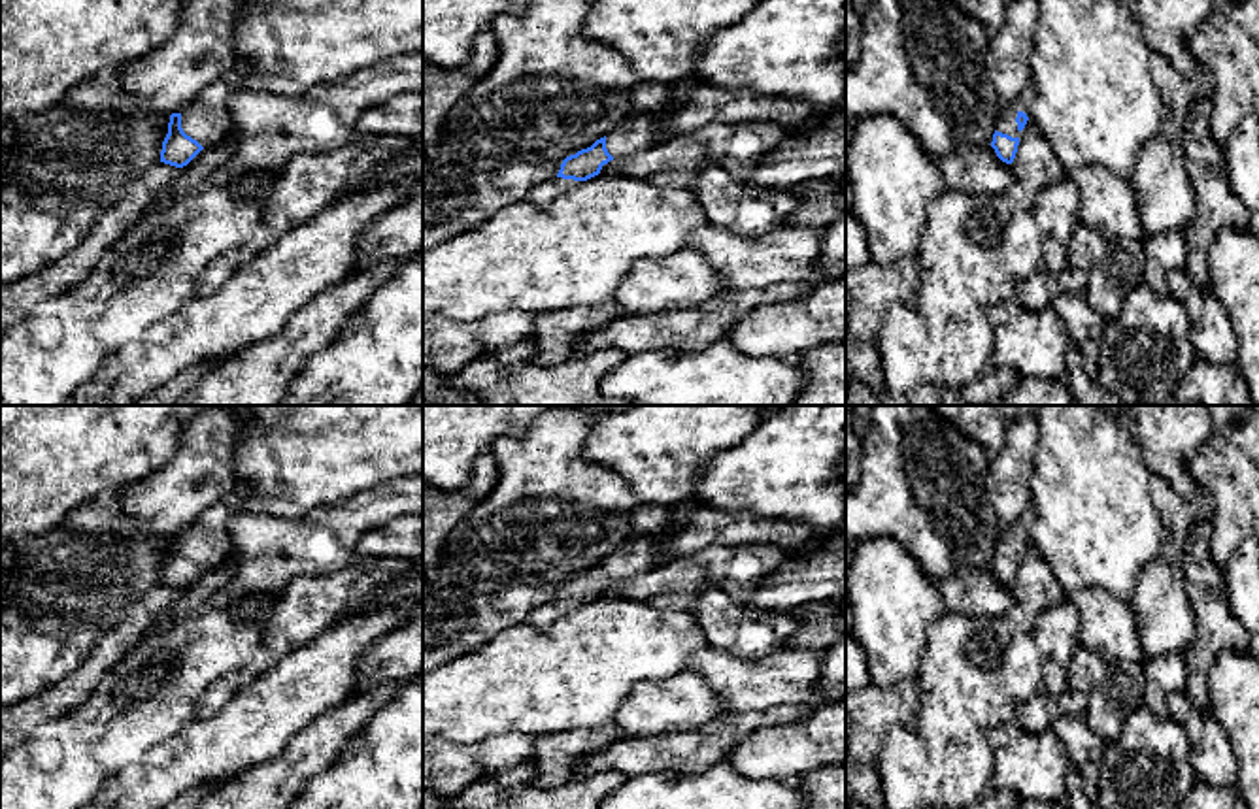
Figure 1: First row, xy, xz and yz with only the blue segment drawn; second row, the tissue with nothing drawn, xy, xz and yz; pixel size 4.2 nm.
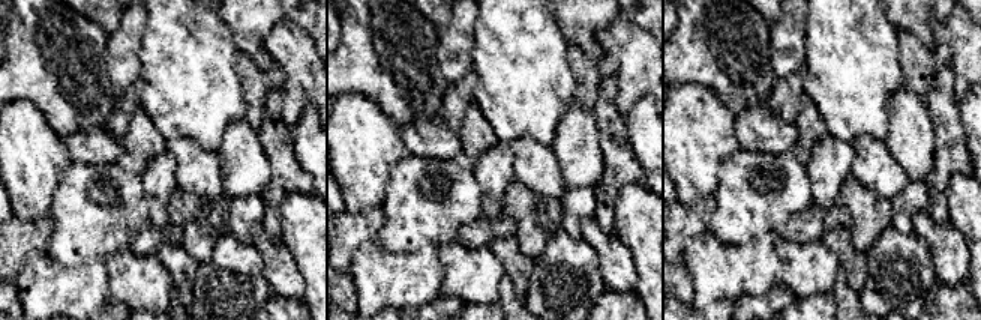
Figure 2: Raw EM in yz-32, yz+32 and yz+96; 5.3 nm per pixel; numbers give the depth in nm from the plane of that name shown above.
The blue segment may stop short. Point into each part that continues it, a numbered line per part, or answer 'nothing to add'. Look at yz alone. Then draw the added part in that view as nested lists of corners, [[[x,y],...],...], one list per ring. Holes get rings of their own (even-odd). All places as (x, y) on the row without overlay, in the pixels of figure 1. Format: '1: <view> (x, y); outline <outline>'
1: yz (1007, 545); outline [[[1006,532],[1002,534],[1002,537],[999,539],[997,543],[997,554],[1002,554],[1002,556],[1008,556],[1012,560],[1019,560],[1019,553],[1017,553],[1017,545],[1016,545],[1016,539],[1017,539],[1017,532]]]

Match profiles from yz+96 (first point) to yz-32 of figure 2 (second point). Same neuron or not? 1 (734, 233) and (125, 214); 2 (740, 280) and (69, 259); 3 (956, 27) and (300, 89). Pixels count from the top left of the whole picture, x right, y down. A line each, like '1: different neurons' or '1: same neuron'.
1: same neuron
2: different neurons
3: same neuron

